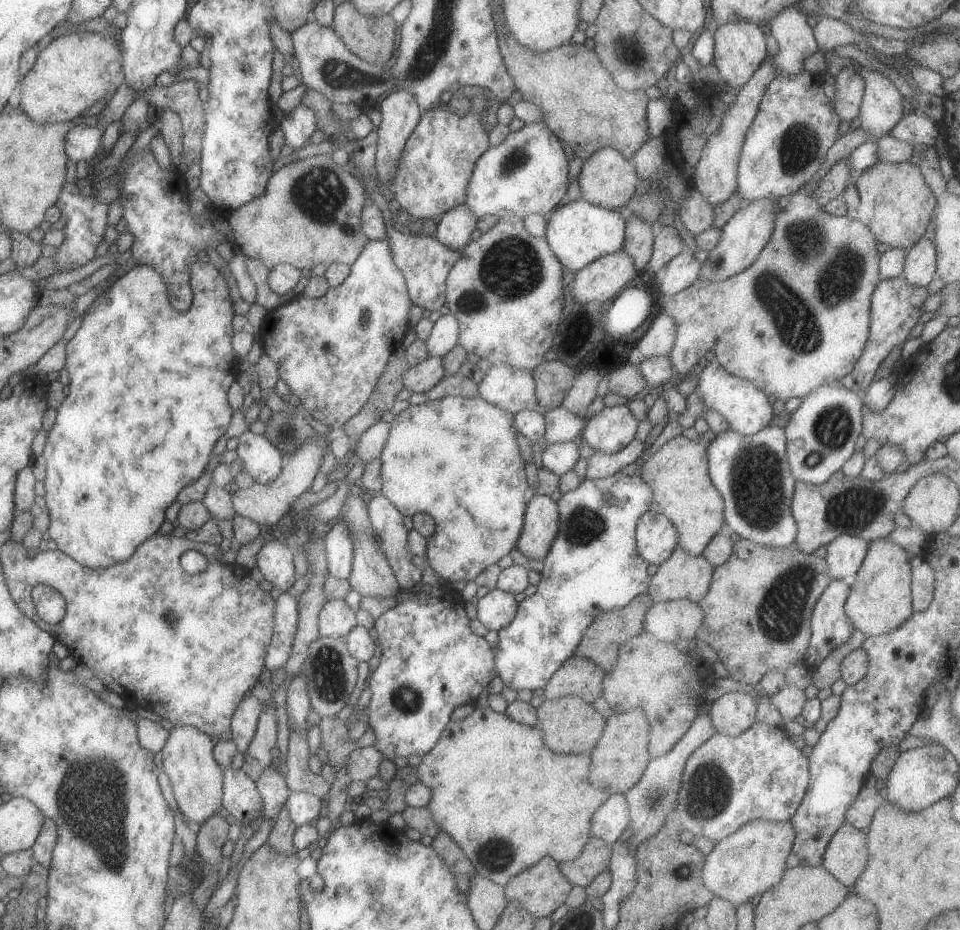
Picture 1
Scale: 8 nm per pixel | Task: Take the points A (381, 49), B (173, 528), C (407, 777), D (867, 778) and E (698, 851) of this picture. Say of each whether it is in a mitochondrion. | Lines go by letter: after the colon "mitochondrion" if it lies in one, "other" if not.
A: other
B: other
C: other
D: other
E: other

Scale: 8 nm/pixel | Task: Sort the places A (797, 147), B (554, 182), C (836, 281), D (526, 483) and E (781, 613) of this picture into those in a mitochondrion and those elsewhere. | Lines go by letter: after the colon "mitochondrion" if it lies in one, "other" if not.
A: mitochondrion
B: other
C: mitochondrion
D: other
E: mitochondrion

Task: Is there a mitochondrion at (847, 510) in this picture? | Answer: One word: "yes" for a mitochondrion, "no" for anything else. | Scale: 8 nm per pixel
yes

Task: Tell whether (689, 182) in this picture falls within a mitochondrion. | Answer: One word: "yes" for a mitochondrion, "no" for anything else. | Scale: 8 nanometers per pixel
no

